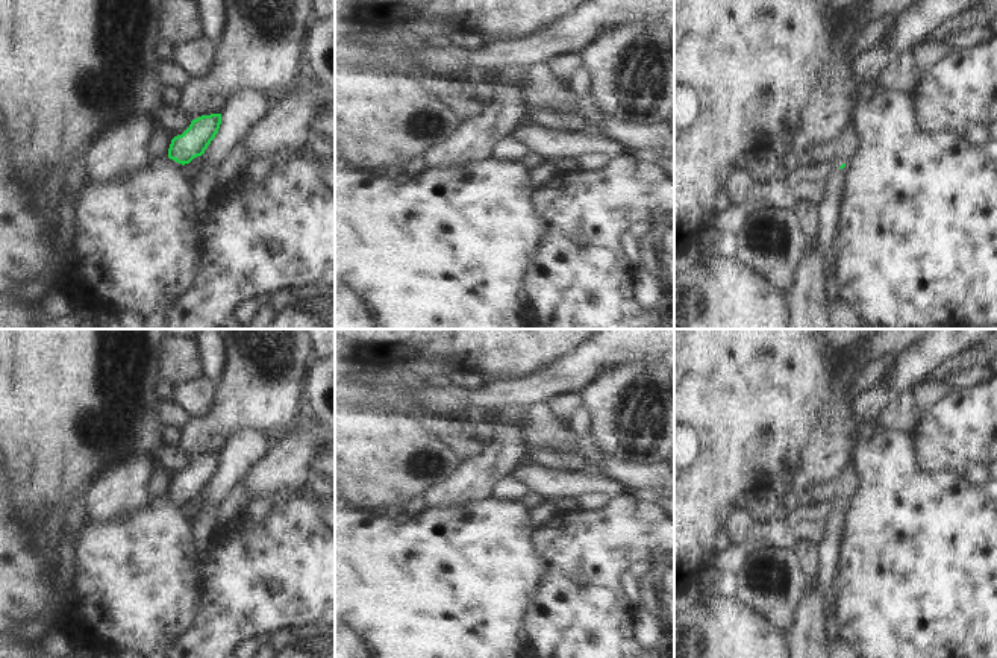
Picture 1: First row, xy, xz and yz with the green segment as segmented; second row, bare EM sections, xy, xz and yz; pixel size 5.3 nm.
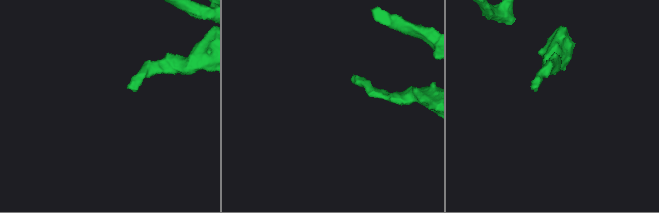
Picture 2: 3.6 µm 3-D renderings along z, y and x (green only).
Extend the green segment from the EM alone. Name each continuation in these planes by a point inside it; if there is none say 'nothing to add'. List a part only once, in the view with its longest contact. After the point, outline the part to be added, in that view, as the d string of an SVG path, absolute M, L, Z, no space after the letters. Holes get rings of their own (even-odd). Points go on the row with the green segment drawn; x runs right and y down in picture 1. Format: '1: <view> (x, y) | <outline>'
1: yz (829, 213) | M847 165L841 168L832 180L827 199L818 208L818 250L821 255L823 274L829 276L830 250L833 247L833 237L839 223L839 202L842 196L842 183L845 180Z

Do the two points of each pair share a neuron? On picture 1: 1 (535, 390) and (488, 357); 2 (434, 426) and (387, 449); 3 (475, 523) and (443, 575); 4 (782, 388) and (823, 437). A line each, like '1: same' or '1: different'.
1: different
2: different
3: same
4: different

